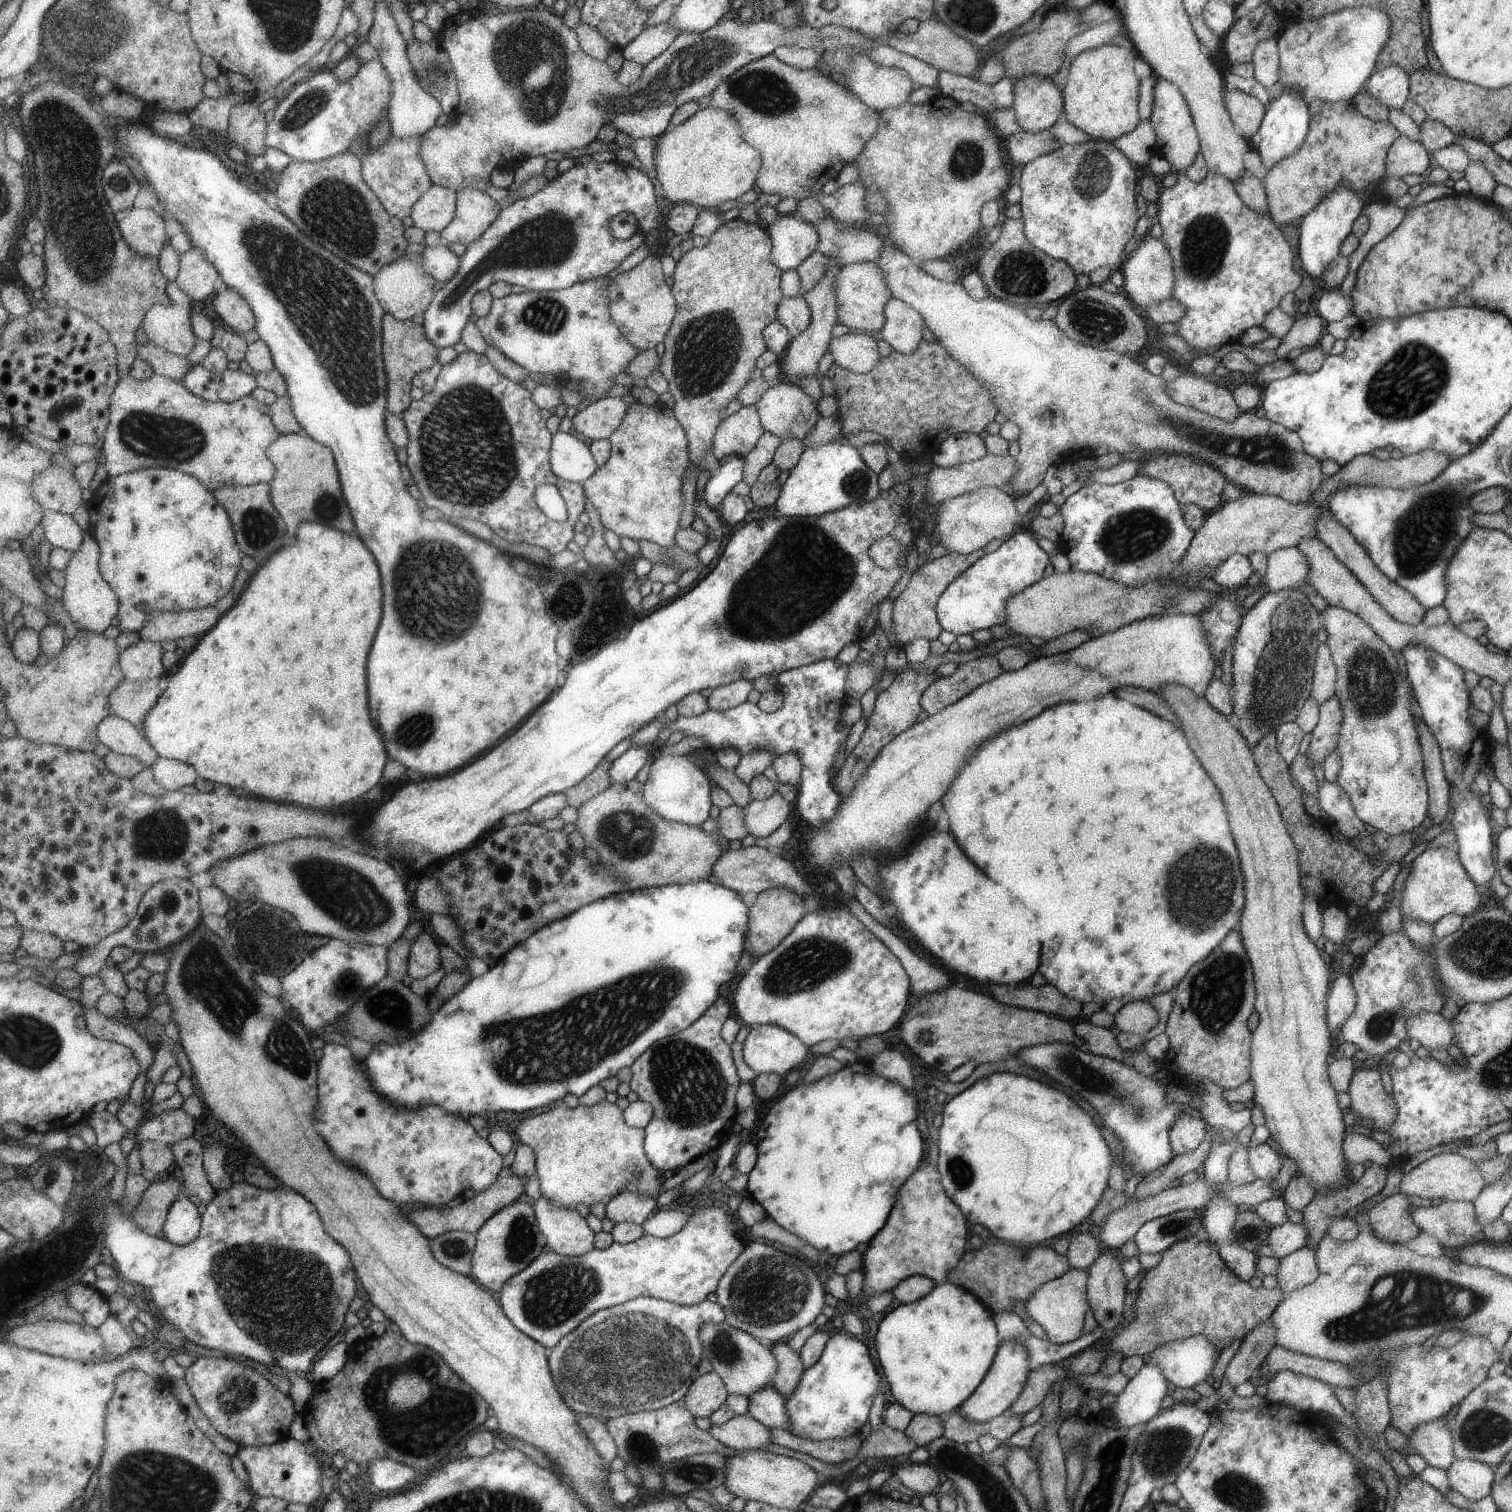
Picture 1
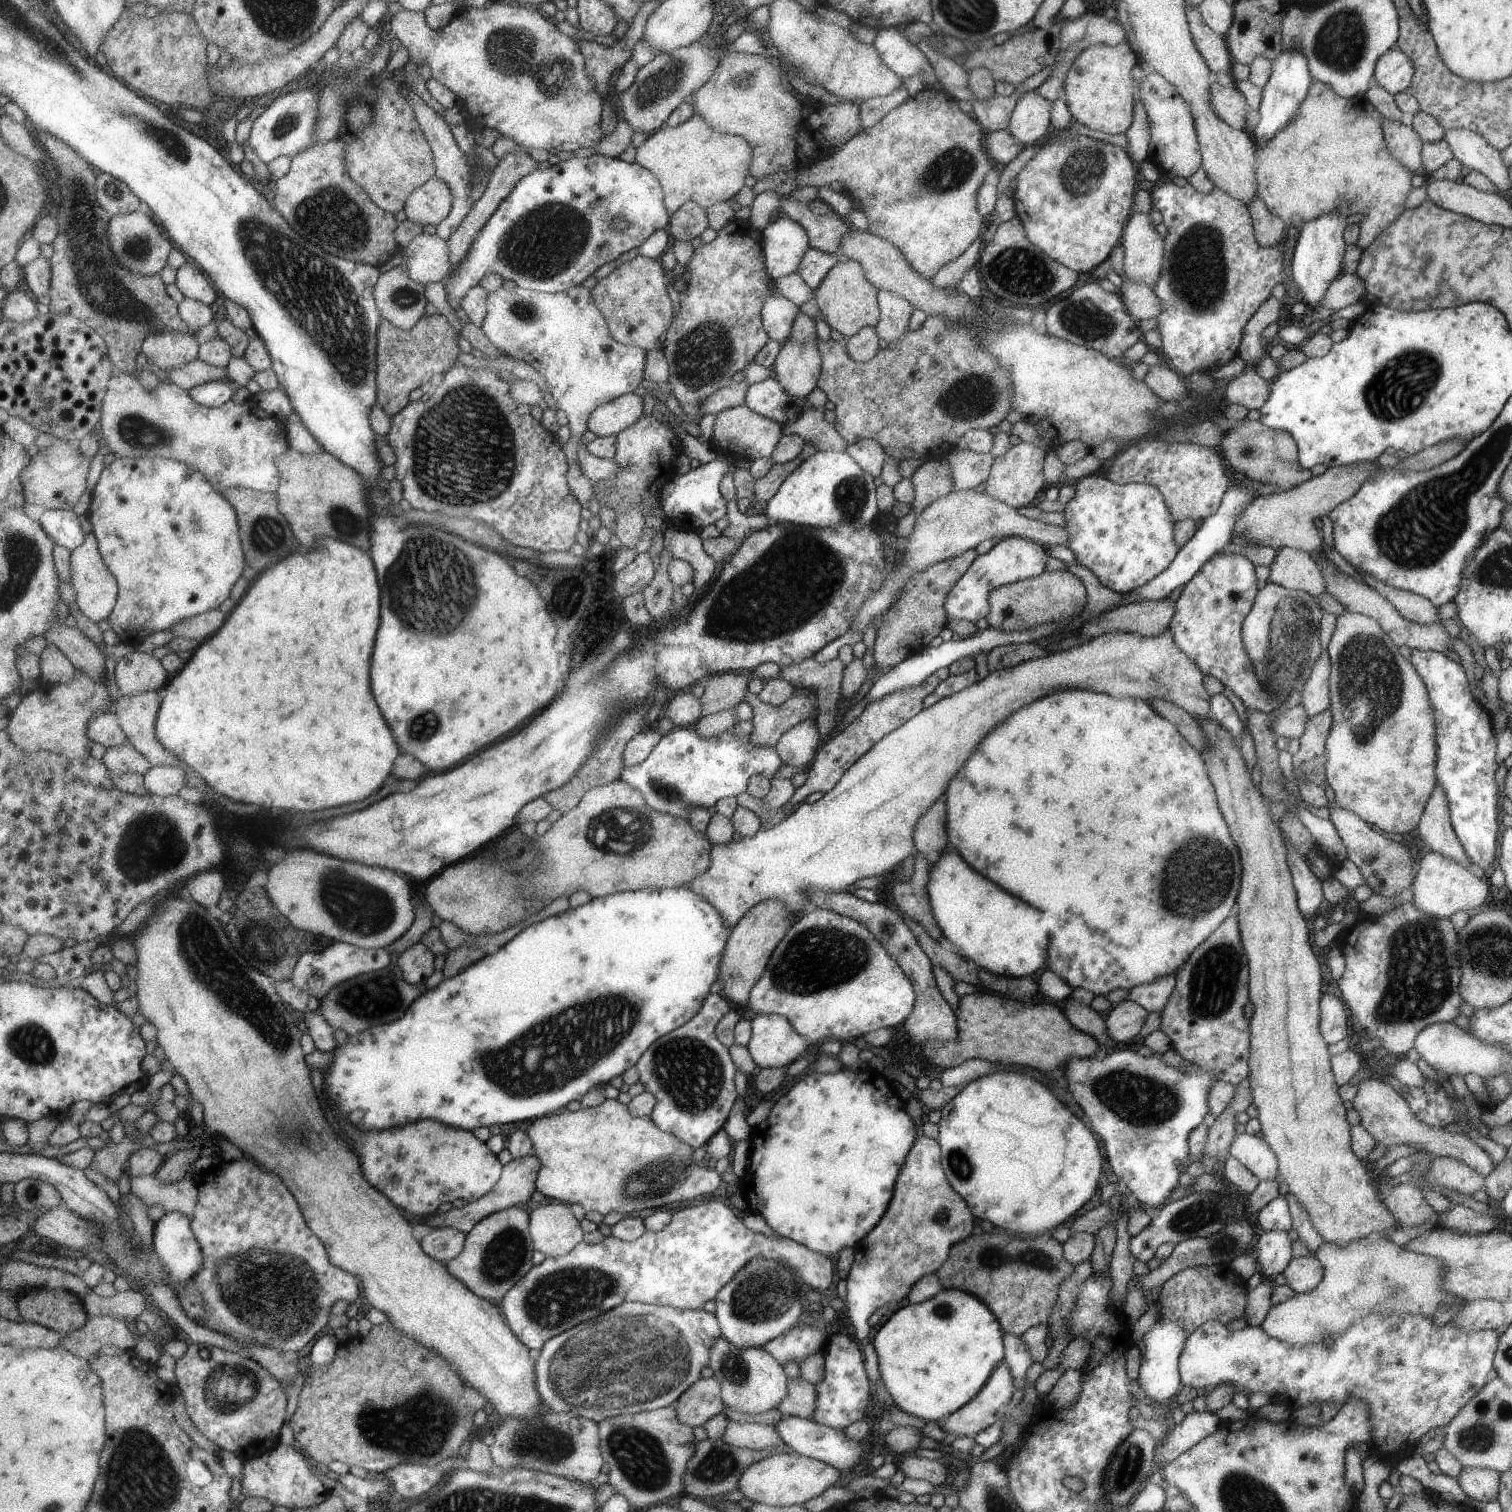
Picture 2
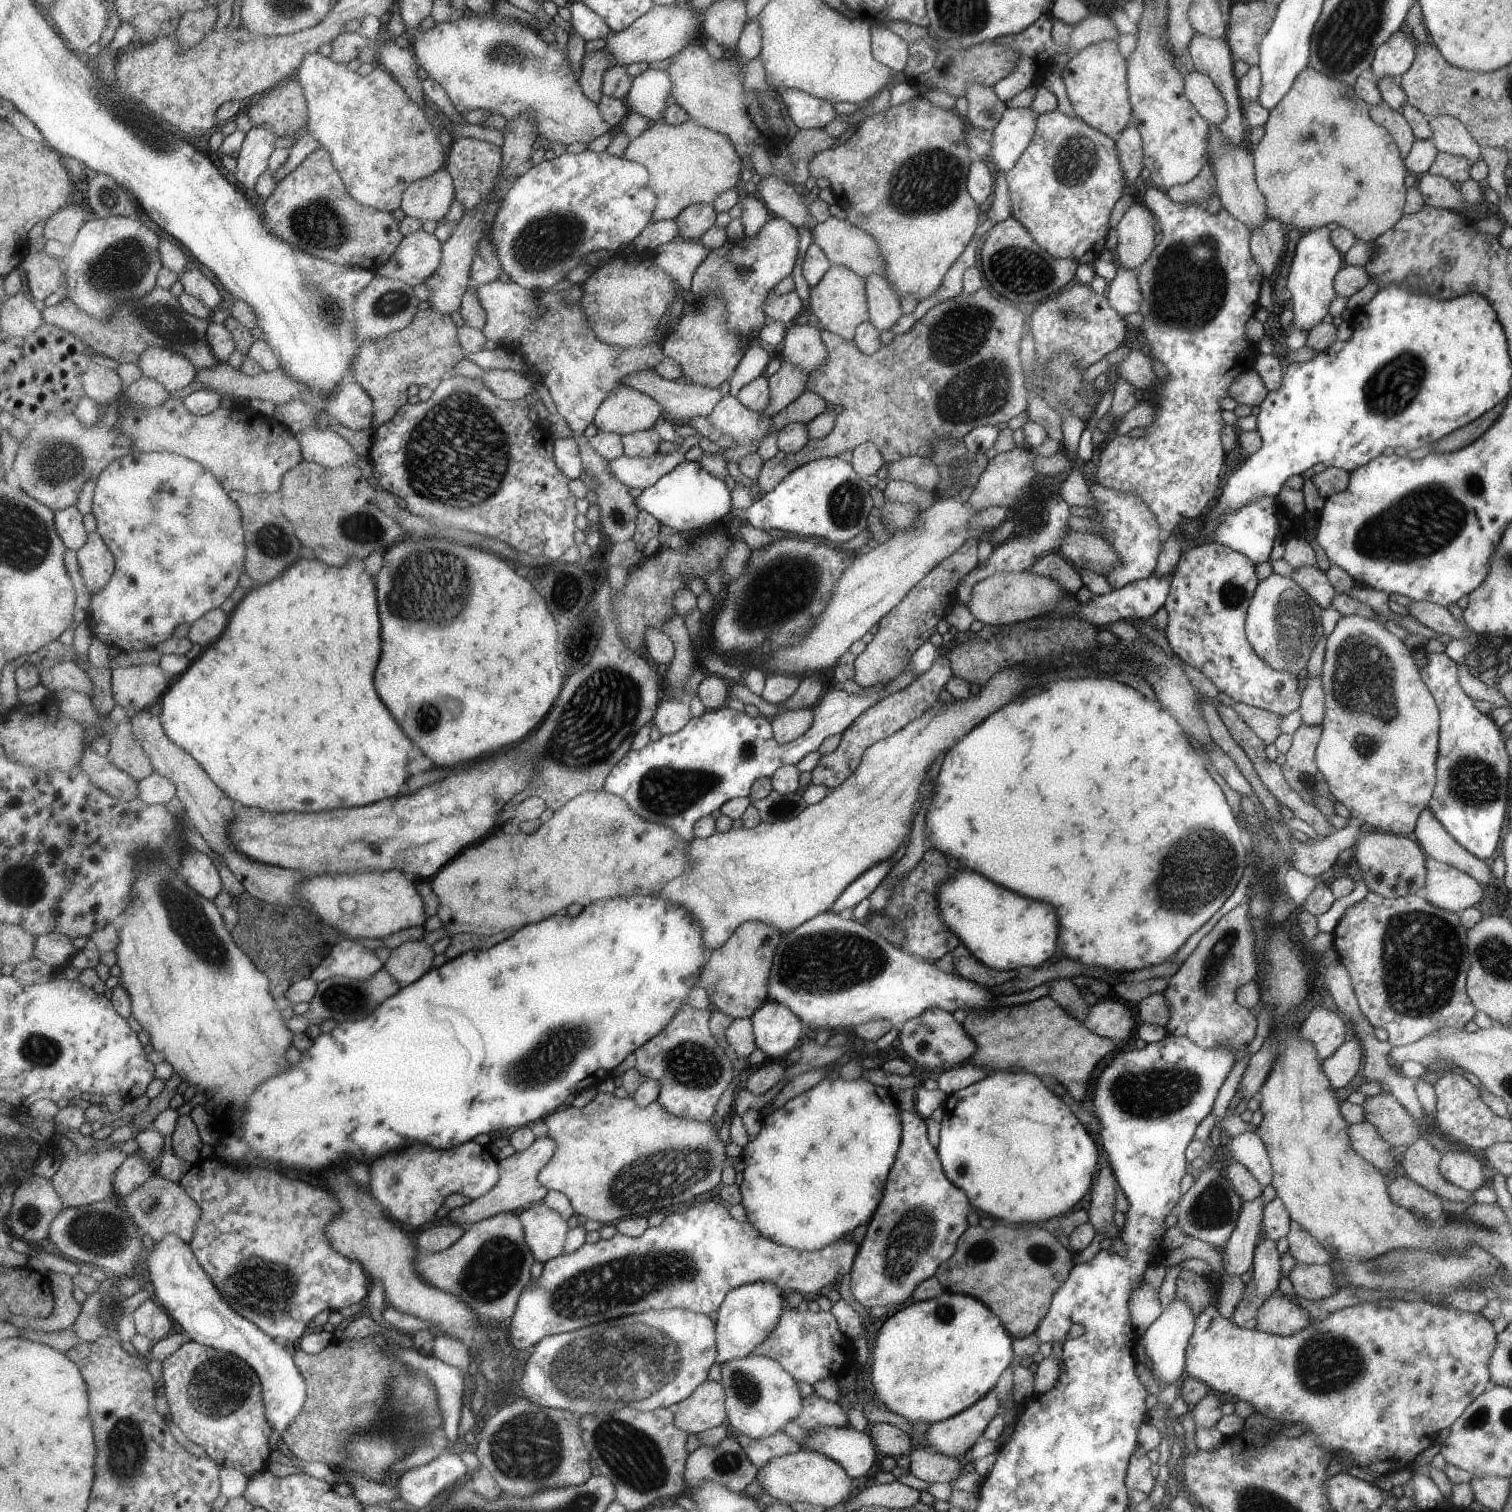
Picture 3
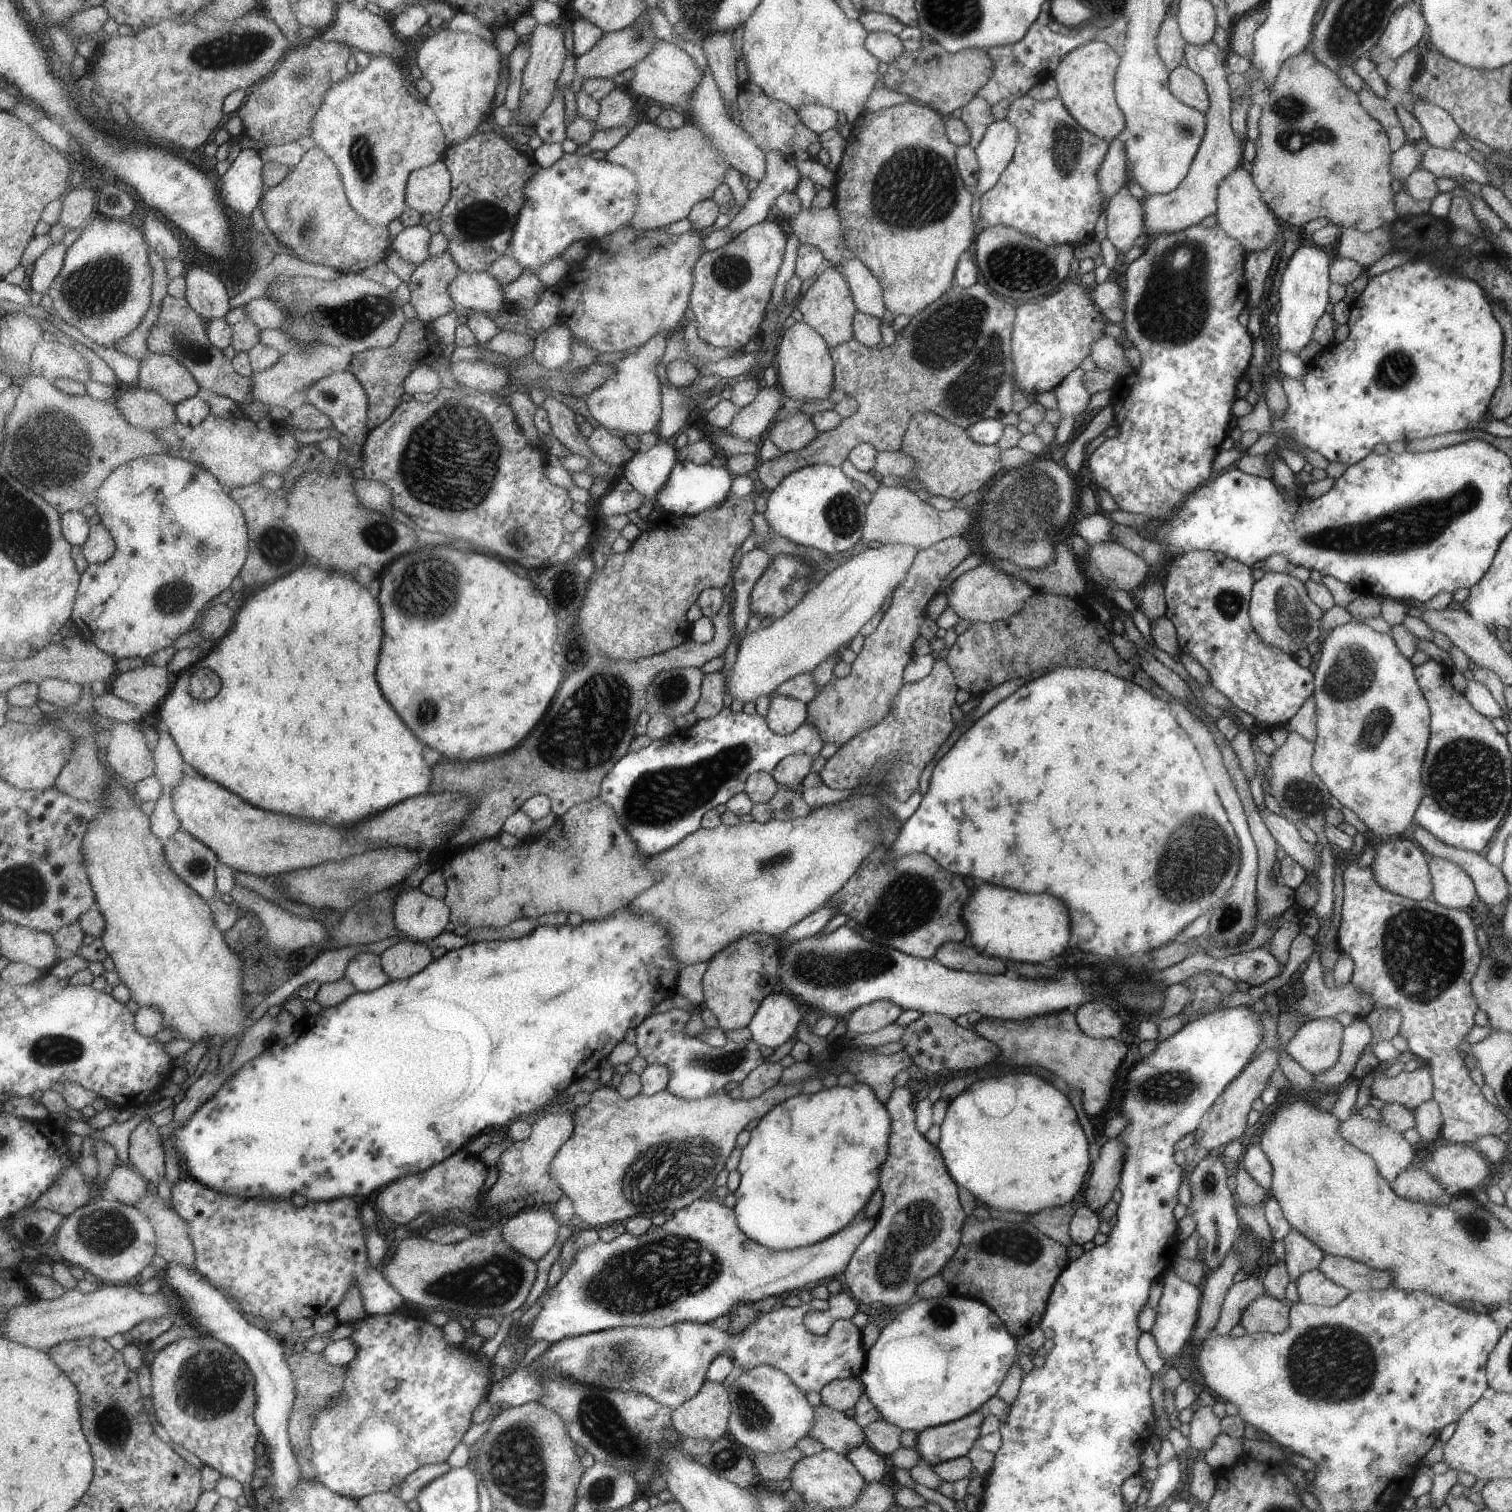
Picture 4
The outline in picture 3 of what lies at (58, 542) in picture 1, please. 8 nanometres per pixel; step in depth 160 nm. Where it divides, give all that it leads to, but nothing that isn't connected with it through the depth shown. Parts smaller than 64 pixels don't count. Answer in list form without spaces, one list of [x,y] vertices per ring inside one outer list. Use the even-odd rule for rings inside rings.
[[[76,506],[67,507],[57,512],[55,526],[57,526],[59,535],[65,542],[67,549],[79,551],[87,544],[89,534],[87,534],[85,524],[83,524],[83,514],[79,512],[79,508]]]

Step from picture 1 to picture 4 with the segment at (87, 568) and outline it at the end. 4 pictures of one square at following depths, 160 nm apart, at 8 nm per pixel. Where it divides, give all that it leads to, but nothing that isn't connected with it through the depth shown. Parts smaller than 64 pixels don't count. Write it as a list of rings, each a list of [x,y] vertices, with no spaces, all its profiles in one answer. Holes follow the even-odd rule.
[[[105,522],[92,526],[87,542],[82,545],[88,563],[105,562],[117,551],[118,545],[115,536],[107,528]]]

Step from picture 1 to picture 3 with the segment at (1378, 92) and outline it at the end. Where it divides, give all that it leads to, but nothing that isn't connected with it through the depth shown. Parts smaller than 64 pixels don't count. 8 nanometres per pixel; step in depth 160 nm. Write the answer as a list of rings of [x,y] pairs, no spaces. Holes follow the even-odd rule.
[[[1399,28],[1390,39],[1379,44],[1371,60],[1371,71],[1376,78],[1383,76],[1402,76],[1407,72],[1414,61],[1414,48],[1416,42],[1411,32],[1403,32]]]

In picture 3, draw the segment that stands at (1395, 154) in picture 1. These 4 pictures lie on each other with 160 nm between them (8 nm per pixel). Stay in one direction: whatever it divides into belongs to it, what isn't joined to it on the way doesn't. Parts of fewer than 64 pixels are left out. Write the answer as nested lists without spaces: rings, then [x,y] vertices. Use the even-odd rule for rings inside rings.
[[[1382,104],[1370,106],[1369,114],[1375,124],[1382,125],[1390,133],[1390,136],[1394,138],[1394,144],[1398,146],[1401,158],[1405,158],[1415,140],[1406,118],[1402,116],[1401,112]]]

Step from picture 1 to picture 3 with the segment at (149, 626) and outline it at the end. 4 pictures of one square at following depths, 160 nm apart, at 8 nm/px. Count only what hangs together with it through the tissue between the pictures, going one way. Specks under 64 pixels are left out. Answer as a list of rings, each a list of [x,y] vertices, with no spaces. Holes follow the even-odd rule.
[[[223,608],[211,610],[191,626],[187,637],[201,649],[207,649],[221,639],[227,630],[230,616]]]

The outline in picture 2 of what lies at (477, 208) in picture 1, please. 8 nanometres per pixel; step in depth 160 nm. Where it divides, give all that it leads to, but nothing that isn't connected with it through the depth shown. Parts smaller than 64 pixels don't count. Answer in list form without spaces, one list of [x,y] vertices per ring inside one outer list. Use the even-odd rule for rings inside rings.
[[[411,92],[414,100],[413,108],[417,112],[419,122],[422,129],[426,132],[426,137],[430,140],[431,146],[434,148],[434,155],[437,164],[437,176],[447,184],[450,184],[450,190],[454,194],[454,207],[450,215],[442,223],[437,226],[437,233],[441,238],[448,241],[455,231],[460,227],[464,218],[473,210],[475,202],[473,201],[473,182],[471,182],[471,166],[466,152],[459,146],[454,137],[452,126],[432,107],[428,107],[418,96]]]

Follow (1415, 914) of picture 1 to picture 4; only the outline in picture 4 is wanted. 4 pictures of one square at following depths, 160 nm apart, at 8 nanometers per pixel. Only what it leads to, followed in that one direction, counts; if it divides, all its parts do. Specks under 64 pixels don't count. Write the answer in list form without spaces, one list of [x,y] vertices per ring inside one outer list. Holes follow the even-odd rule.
[[[1433,856],[1430,874],[1433,878],[1430,901],[1446,908],[1465,908],[1473,900],[1475,890],[1470,877],[1455,862]]]

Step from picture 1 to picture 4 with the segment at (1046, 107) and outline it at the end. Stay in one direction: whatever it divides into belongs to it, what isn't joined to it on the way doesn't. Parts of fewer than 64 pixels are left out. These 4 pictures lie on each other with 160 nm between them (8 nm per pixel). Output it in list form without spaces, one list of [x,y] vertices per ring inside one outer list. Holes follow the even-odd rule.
[[[1001,119],[991,122],[979,142],[971,144],[979,166],[977,182],[971,188],[975,198],[980,198],[998,183],[999,176],[1014,156],[1015,140],[1017,130]]]

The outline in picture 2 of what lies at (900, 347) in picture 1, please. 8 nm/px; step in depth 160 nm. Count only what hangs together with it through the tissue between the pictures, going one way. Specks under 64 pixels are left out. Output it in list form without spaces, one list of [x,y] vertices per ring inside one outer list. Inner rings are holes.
[[[883,289],[877,290],[880,319],[874,328],[881,340],[893,343],[907,332],[907,321],[914,307],[910,301],[897,293]]]

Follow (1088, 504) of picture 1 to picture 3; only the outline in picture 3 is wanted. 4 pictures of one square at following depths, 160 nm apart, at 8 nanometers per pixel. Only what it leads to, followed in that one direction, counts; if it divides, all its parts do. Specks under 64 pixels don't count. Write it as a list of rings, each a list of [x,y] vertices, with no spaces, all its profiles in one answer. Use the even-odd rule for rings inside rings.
[[[1097,483],[1091,484],[1088,490],[1093,498],[1093,520],[1101,526],[1101,532],[1092,534],[1101,536],[1119,554],[1119,564],[1105,576],[1109,586],[1113,589],[1122,588],[1133,580],[1148,578],[1154,572],[1155,564],[1158,564],[1158,557],[1161,555],[1158,540],[1160,528],[1153,514],[1147,510],[1145,504],[1141,504],[1141,498],[1133,492],[1123,494]]]

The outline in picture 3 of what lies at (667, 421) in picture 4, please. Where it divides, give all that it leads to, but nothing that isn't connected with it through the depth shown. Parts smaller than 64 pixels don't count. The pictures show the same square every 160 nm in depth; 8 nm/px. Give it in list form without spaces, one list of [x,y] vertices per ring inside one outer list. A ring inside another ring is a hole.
[[[656,369],[641,370],[625,376],[625,382],[632,388],[641,390],[653,396],[662,406],[664,411],[671,416],[672,423],[684,424],[694,417],[708,417],[713,406],[722,398],[719,387],[707,389],[700,385],[687,385],[679,381],[669,381],[663,378]]]

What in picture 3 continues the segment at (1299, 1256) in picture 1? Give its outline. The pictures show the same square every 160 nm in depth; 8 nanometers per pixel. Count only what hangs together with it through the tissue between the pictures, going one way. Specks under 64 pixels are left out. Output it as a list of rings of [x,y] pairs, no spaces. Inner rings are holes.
[[[1296,1263],[1286,1278],[1289,1279],[1294,1294],[1306,1300],[1322,1300],[1338,1290],[1334,1273],[1328,1264],[1305,1266]]]

